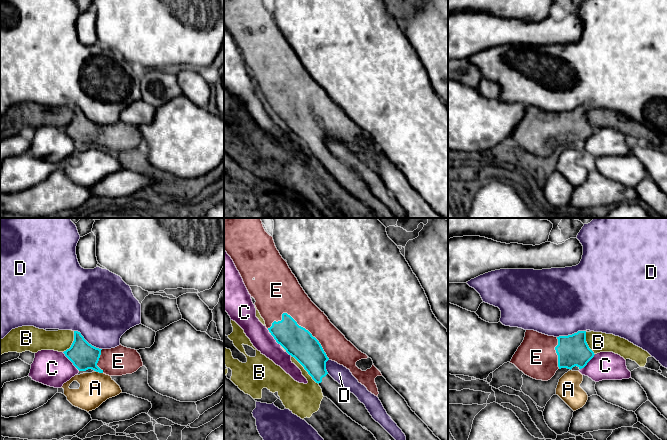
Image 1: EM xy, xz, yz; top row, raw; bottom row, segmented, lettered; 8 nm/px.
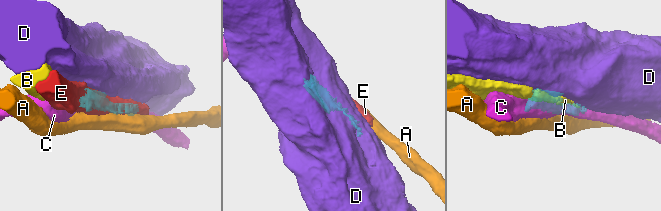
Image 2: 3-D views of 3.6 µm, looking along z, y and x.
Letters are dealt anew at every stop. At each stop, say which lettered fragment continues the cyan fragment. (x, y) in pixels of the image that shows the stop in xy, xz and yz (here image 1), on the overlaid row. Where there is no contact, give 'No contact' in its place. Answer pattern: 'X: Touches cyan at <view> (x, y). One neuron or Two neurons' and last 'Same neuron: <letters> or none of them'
A: Touches cyan at xy (99, 372). Two neurons
B: Touches cyan at xz (305, 369). Two neurons
C: Touches cyan at xy (70, 360). Two neurons
D: Touches cyan at xy (86, 341). Two neurons
E: Touches cyan at xz (298, 325). One neuron
Same neuron: E

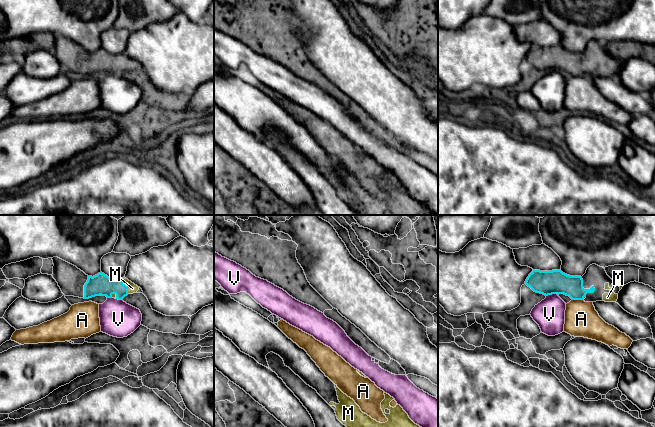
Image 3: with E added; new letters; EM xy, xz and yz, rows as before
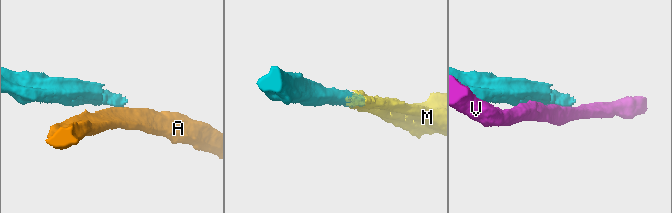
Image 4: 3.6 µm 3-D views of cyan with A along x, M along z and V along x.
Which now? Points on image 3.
A: Touches cyan at yz (577, 299). Two neurons
M: Touches cyan at xy (127, 286). One neuron
V: Touches cyan at yz (551, 294). Two neurons
Same neuron: M

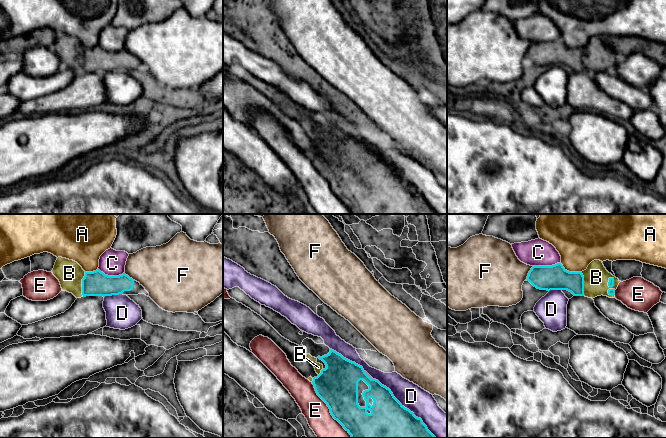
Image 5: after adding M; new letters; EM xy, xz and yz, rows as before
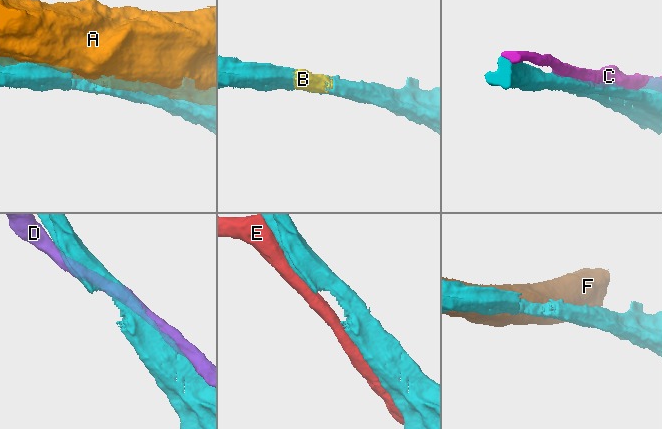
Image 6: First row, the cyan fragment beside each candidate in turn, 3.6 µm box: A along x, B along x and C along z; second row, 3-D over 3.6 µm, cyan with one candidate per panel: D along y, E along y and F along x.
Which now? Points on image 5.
A: Touches cyan at yz (571, 272). Two neurons
B: Touches cyan at xy (82, 284). One neuron
C: Touches cyan at yz (546, 266). Two neurons
D: Touches cyan at xz (404, 407). Two neurons
E: Touches cyan at xz (330, 411). Two neurons
F: Touches cyan at yz (528, 273). Two neurons
Same neuron: B

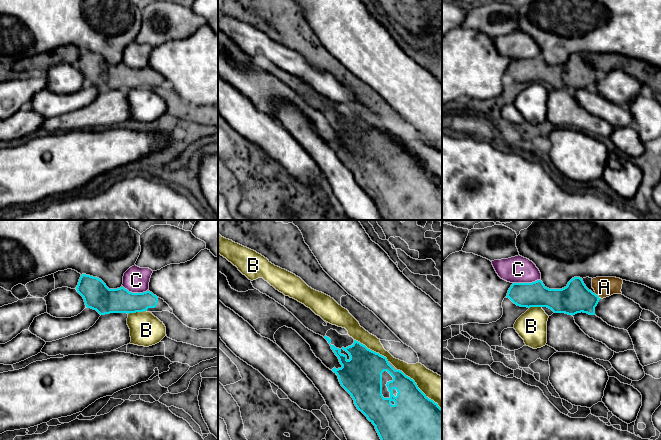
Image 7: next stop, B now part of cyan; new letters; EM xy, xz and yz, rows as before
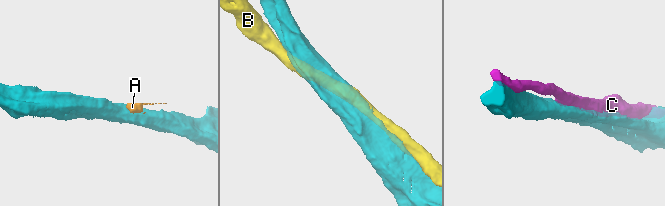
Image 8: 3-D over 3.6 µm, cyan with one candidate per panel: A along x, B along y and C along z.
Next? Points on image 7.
A: Touches cyan at yz (597, 295). Two neurons
B: Touches cyan at xz (417, 387). Two neurons
C: Touches cyan at yz (526, 283). Two neurons
Same neuron: none of them

